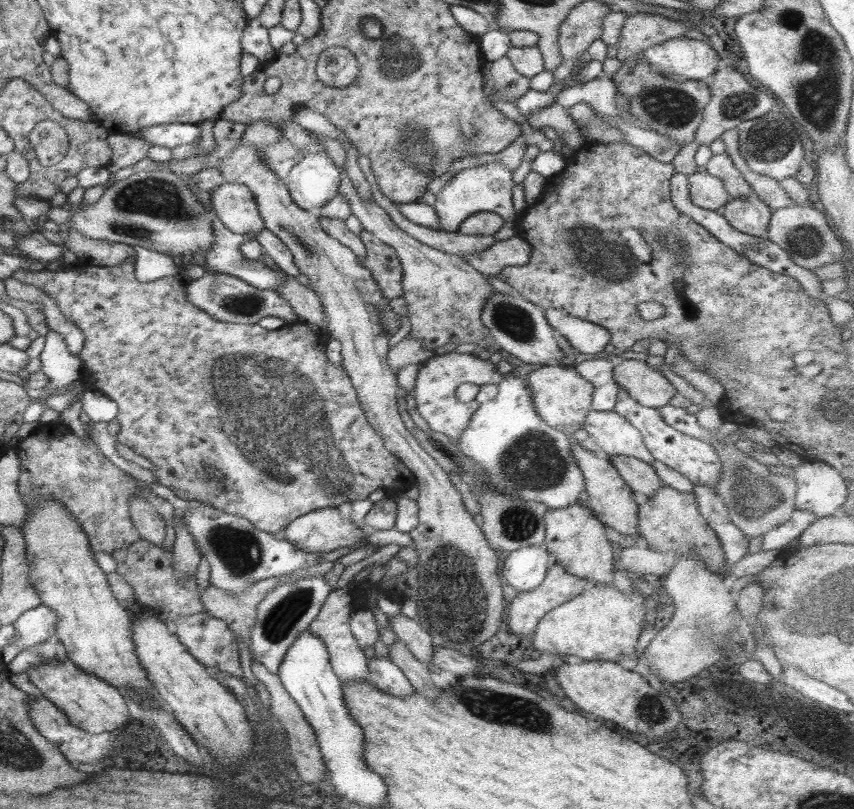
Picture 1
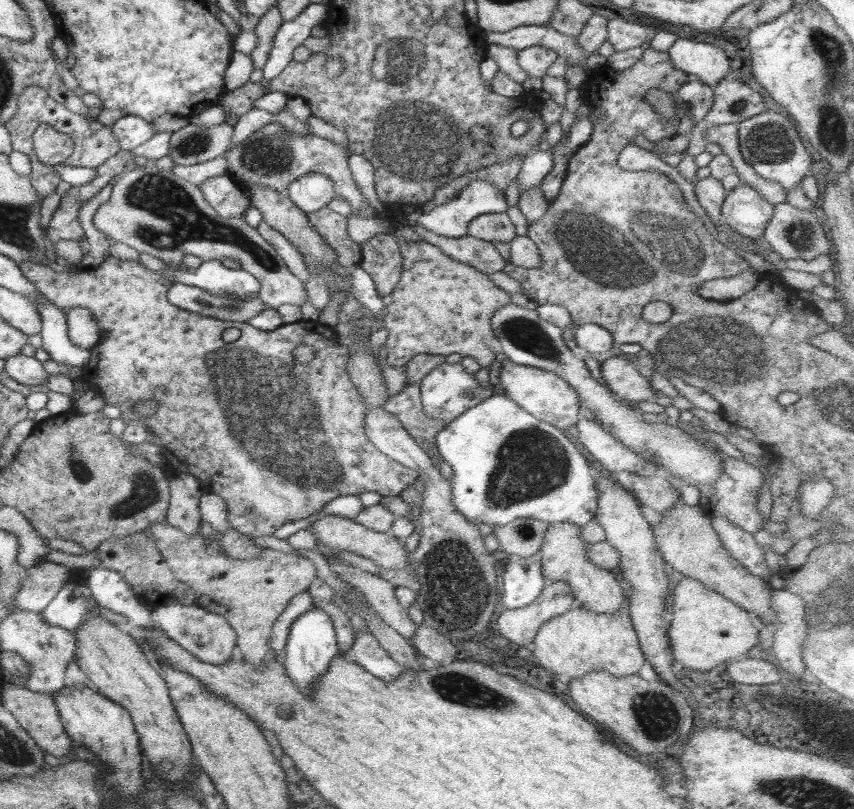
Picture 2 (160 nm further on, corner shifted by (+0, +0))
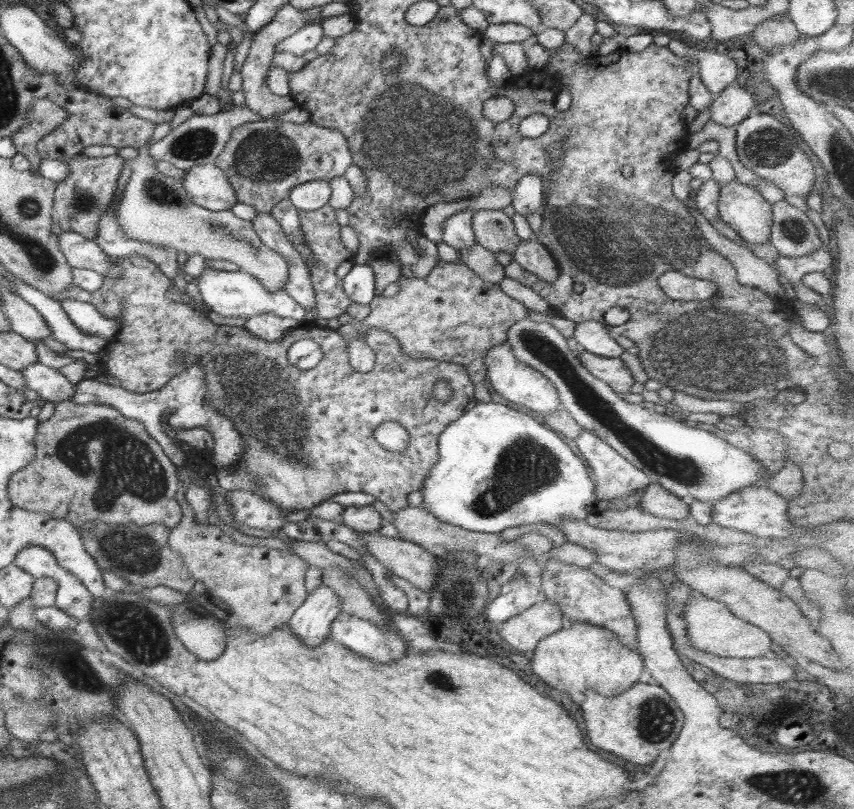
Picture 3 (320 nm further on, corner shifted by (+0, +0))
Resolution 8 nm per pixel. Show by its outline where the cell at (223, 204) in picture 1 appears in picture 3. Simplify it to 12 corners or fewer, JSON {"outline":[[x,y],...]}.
{"outline":[[214,163],[189,168],[183,185],[192,202],[211,211],[238,203]]}

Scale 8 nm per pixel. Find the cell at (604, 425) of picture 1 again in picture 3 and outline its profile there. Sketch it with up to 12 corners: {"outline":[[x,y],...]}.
{"outline":[[583,430],[575,442],[592,468],[598,504],[631,500],[650,477]]}

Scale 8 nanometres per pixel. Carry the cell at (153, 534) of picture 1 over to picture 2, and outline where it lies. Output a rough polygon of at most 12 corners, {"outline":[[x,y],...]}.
{"outline":[[146,530],[196,604],[236,631],[262,670],[269,638],[317,577],[306,557],[266,548],[230,560],[220,534]]}

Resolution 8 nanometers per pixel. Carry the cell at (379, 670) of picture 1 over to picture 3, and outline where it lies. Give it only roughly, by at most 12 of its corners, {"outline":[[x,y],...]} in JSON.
{"outline":[[347,612],[332,621],[335,642],[380,664],[408,653],[393,627]]}

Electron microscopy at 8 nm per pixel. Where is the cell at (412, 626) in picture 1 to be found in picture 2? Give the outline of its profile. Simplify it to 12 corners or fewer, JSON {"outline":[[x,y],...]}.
{"outline":[[339,559],[338,578],[360,591],[396,632],[411,638],[410,619],[393,584]]}

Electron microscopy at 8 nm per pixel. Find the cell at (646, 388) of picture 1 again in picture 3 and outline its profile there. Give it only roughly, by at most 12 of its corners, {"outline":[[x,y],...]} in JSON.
{"outline":[[582,351],[579,359],[592,376],[618,393],[638,391],[620,357]]}

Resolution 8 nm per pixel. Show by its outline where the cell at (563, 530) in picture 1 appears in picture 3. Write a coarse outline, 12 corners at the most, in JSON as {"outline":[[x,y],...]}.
{"outline":[[548,558],[539,579],[570,622],[637,649],[623,591],[589,568]]}

